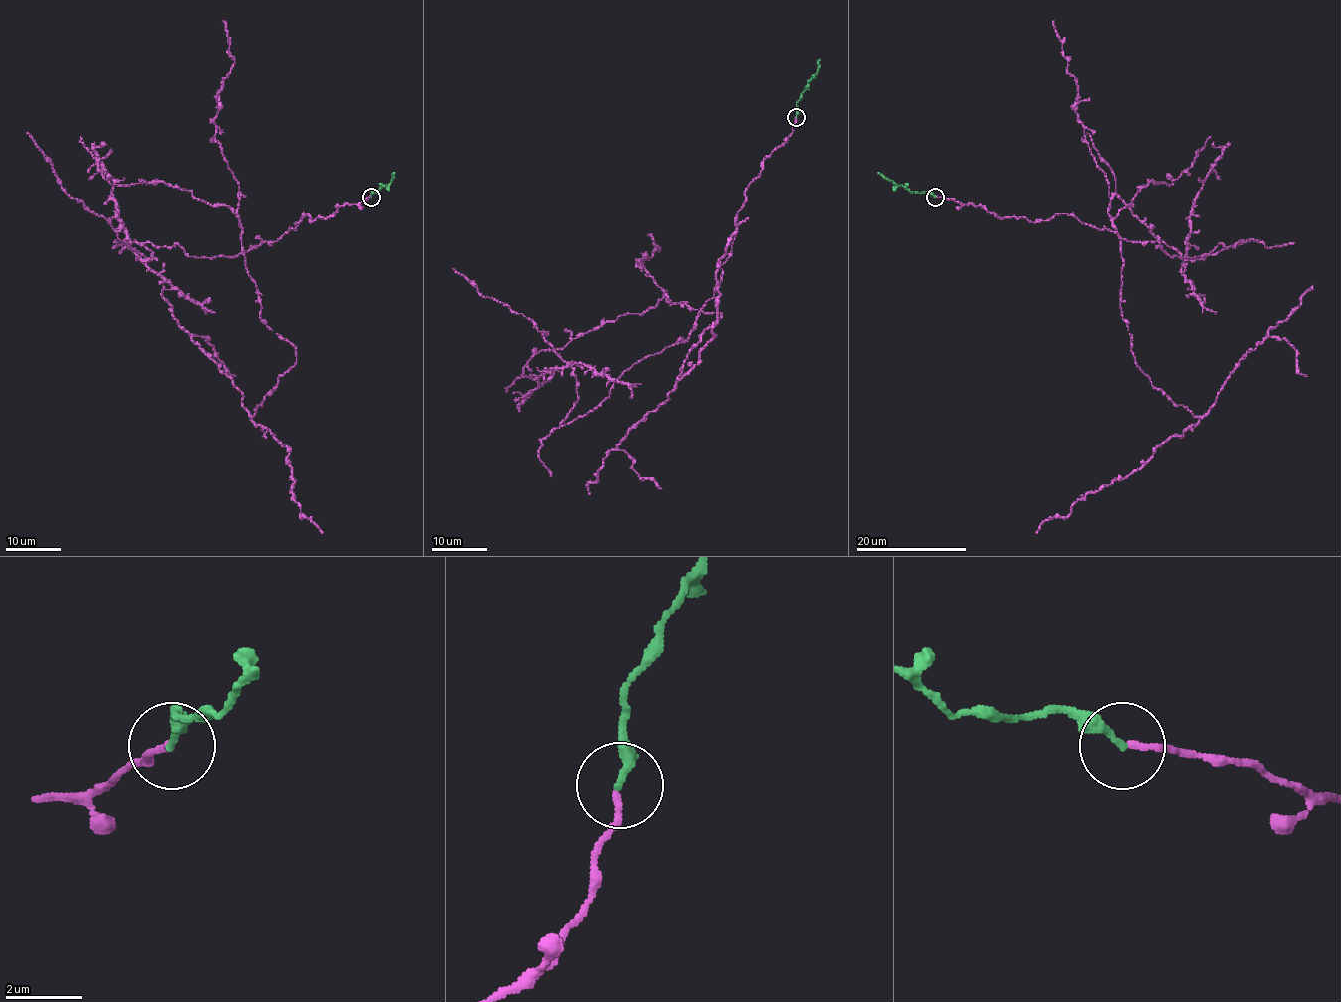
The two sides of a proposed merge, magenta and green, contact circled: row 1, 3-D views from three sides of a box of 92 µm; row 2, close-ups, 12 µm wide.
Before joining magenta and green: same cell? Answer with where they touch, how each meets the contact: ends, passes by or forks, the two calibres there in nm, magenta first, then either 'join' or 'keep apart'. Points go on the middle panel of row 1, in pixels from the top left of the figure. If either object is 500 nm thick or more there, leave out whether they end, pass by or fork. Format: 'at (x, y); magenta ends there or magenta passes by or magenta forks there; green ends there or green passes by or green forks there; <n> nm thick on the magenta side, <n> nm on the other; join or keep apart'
at (796, 117); magenta ends there; green ends there; 170 nm thick on the magenta side, 240 nm on the other; join

